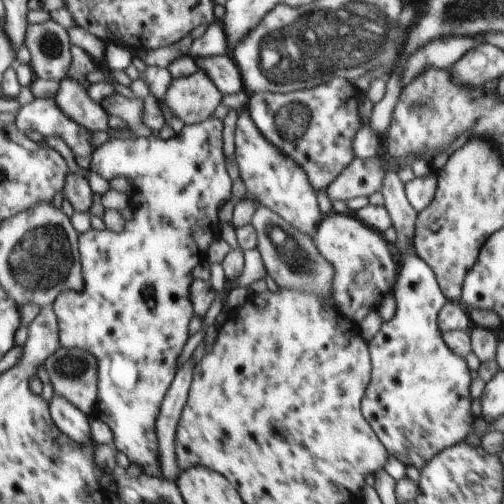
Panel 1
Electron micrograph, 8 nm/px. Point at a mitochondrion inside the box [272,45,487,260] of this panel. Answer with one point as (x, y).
(293, 117)

